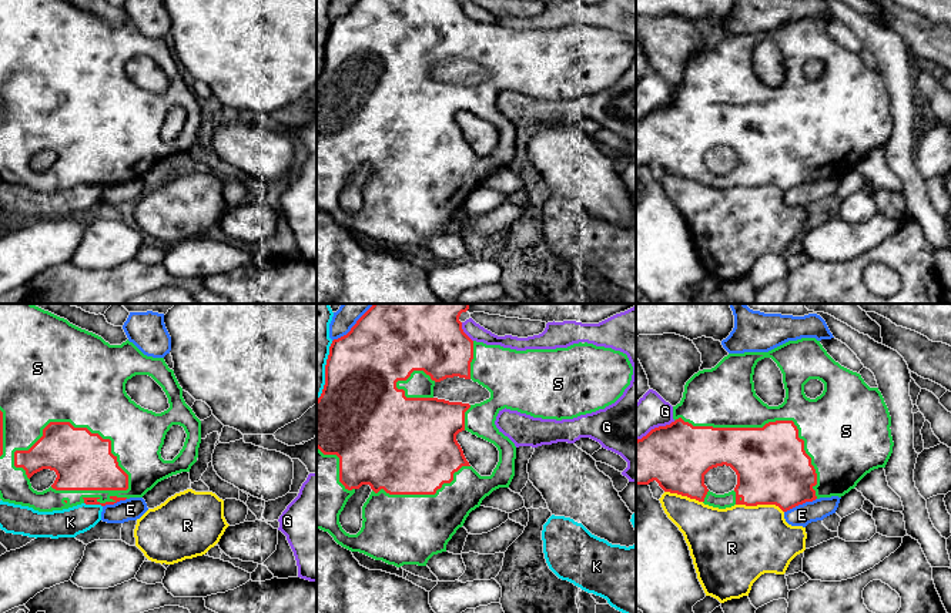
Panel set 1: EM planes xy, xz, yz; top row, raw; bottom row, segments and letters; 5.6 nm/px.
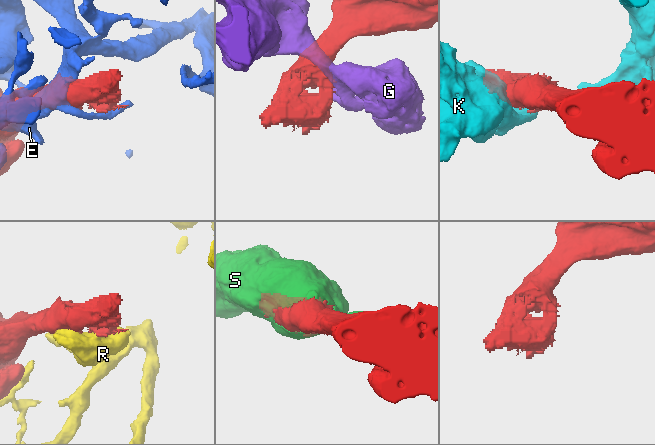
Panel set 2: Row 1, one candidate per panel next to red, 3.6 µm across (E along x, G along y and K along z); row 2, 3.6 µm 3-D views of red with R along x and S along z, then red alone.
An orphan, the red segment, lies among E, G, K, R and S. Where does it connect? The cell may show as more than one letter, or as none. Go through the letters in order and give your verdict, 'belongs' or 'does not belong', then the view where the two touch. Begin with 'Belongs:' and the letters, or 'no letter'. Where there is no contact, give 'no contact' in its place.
Belongs: S
E: does not belong; meets red in yz
G: does not belong; meets red in xz
K: does not belong; meets red in xy
R: does not belong; meets red in yz
S: belongs; meets red in xy

